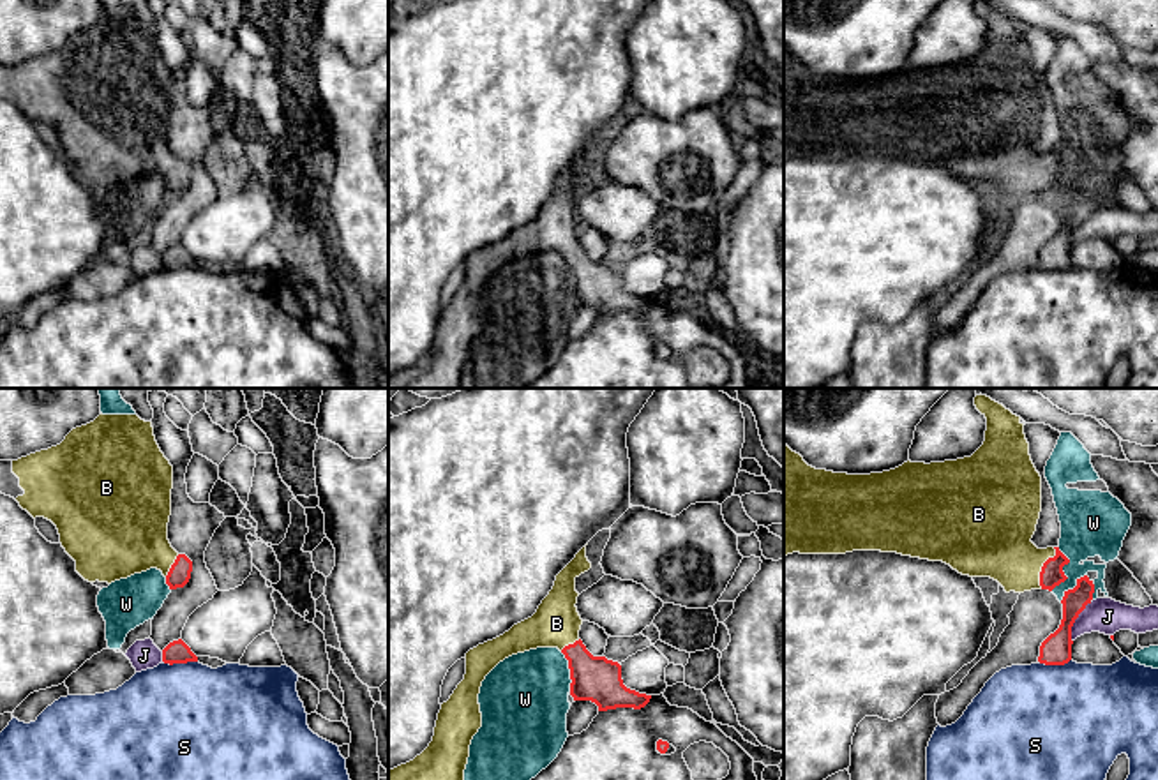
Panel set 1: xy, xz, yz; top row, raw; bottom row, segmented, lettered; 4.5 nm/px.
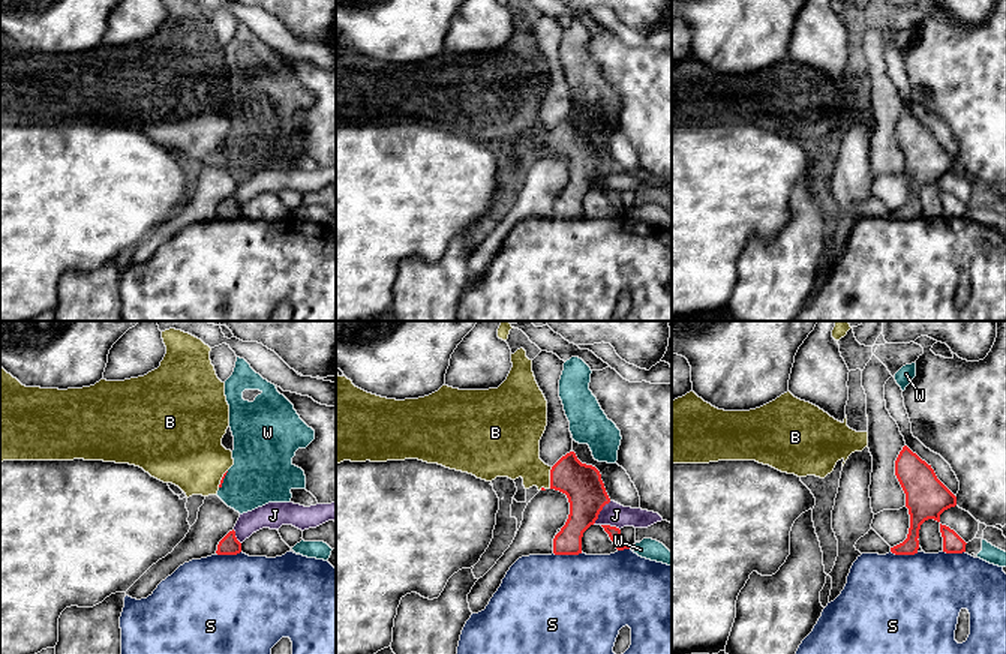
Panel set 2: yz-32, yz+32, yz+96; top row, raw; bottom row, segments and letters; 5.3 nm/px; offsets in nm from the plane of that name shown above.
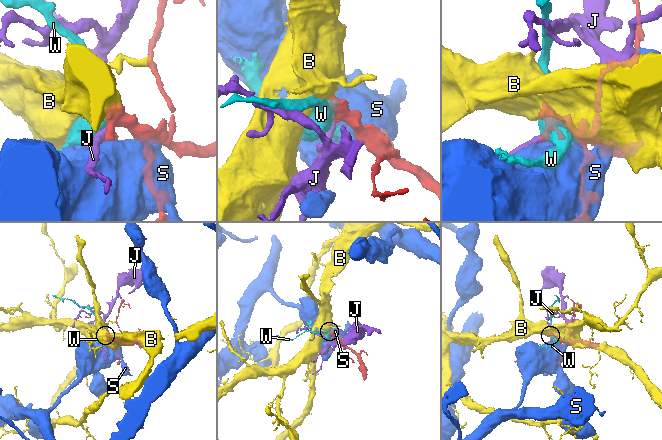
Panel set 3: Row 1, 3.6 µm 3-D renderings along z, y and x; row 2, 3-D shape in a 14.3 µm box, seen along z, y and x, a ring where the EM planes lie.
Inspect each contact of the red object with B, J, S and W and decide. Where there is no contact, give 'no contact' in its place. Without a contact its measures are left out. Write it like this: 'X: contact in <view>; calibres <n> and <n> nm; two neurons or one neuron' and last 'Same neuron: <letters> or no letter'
B: contact in yz; calibres 110 and 340 nm; one neuron
J: contact in yz; calibres 140 and 160 nm; two neurons
S: contact in xy; calibres 110 and 500 nm; two neurons
W: contact in yz; calibres 110 and 280 nm; two neurons
Same neuron: B

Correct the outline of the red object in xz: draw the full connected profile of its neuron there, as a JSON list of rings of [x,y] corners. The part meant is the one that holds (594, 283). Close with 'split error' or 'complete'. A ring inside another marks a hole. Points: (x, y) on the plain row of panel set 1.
[[[584,150],[556,180],[553,194],[531,222],[466,258],[464,284],[441,309],[432,346],[413,365],[390,374],[388,388],[464,388],[470,349],[482,332],[482,286],[500,266],[517,258],[558,252],[568,265],[570,300],[574,305],[595,307],[598,316],[641,314],[650,307],[651,300],[623,289],[618,266],[593,261],[579,244],[583,224],[575,212],[575,184],[590,173]]] | split error

